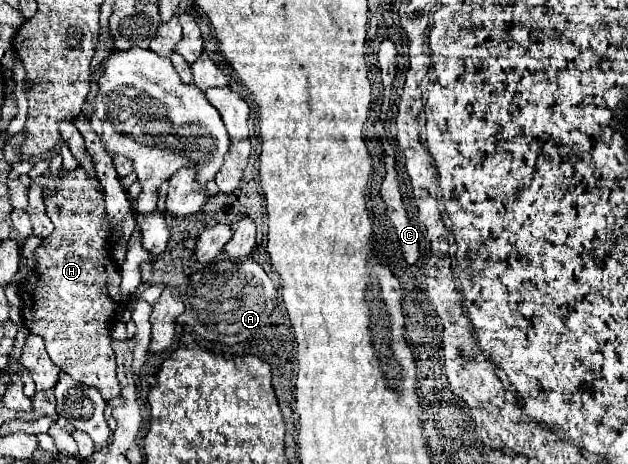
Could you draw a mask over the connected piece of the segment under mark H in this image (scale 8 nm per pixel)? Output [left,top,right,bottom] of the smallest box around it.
[18,166,132,400]

